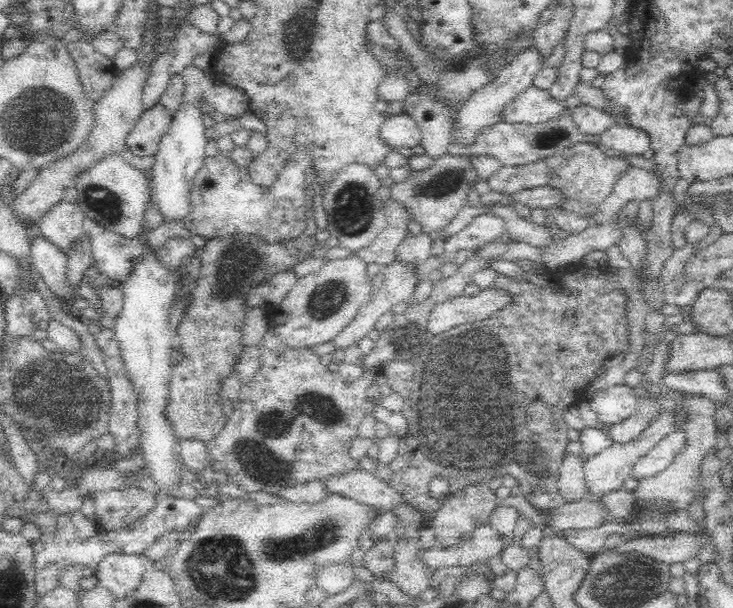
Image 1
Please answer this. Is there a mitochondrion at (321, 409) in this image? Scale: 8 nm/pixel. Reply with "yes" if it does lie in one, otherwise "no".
yes

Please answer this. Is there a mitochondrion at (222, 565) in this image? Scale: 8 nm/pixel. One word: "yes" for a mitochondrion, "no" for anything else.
yes

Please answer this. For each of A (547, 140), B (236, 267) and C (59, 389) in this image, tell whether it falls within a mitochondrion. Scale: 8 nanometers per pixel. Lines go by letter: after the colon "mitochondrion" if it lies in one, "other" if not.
A: other
B: mitochondrion
C: mitochondrion

